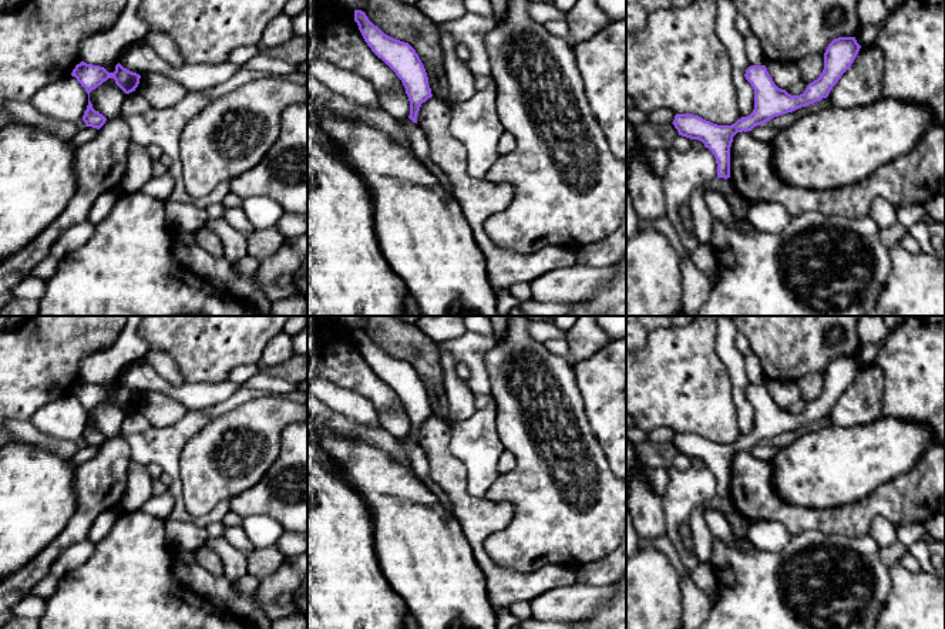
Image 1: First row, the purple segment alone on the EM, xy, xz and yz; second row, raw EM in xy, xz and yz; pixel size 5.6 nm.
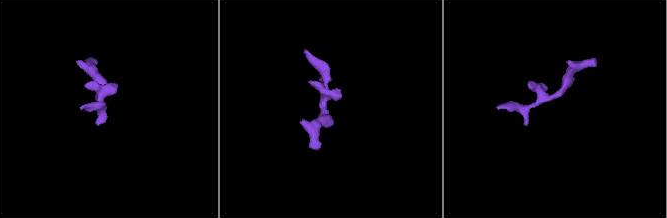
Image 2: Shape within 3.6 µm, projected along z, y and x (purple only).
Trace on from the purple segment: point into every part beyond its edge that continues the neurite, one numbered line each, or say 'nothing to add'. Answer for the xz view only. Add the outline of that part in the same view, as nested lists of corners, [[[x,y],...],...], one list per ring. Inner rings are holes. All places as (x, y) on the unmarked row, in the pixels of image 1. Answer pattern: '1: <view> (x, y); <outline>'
nothing to add

